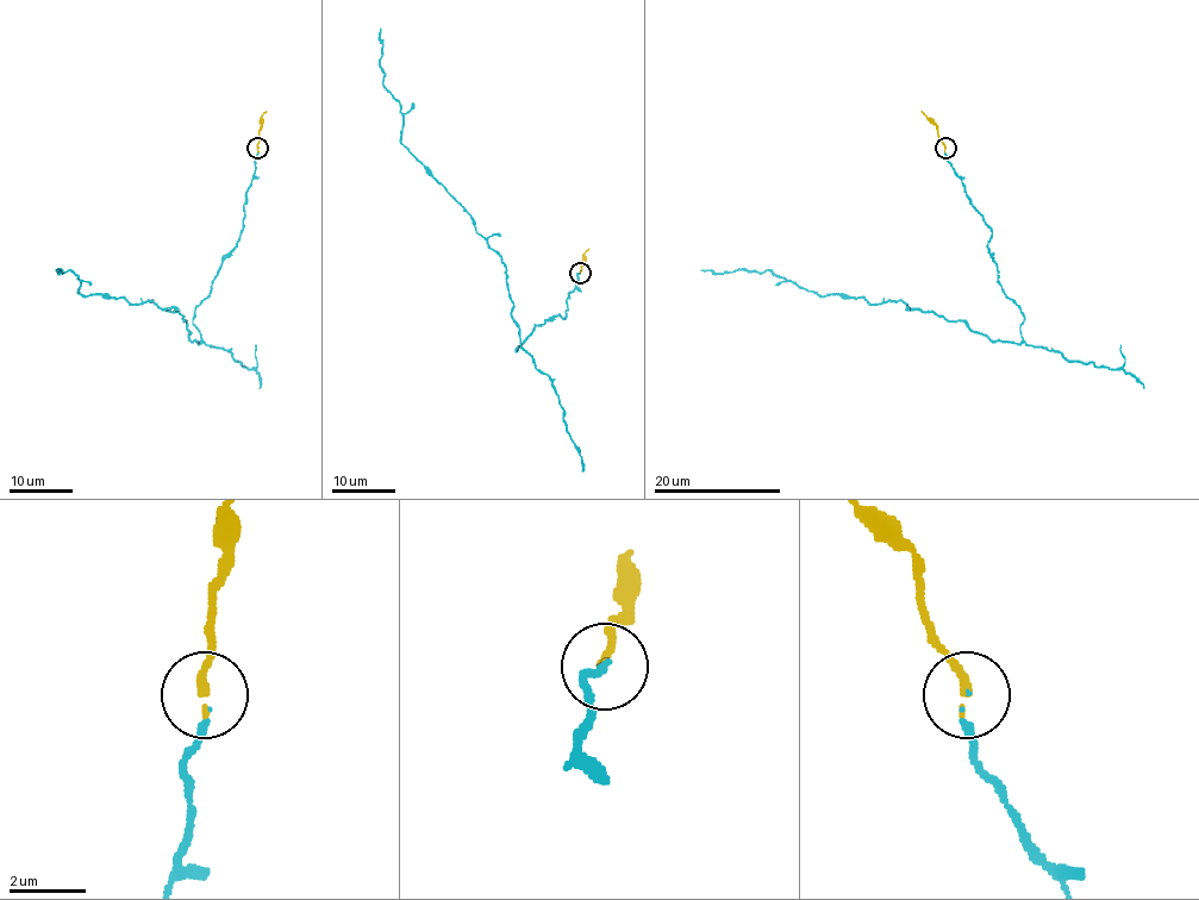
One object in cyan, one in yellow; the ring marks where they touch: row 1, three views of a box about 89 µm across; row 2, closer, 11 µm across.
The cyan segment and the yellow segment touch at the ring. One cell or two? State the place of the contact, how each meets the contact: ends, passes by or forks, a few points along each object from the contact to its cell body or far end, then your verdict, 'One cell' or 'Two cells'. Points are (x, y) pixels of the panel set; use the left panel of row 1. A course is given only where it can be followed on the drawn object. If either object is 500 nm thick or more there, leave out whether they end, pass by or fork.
Place: (257, 148). At the ring cyan ends. At the ring yellow ends. Course of cyan: (257, 149), (239, 237), (195, 307), (198, 343), (178, 312), (150, 301), (81, 295), (77, 277), (58, 269). Course of yellow: (257, 149), (260, 117), (267, 111). One cell

